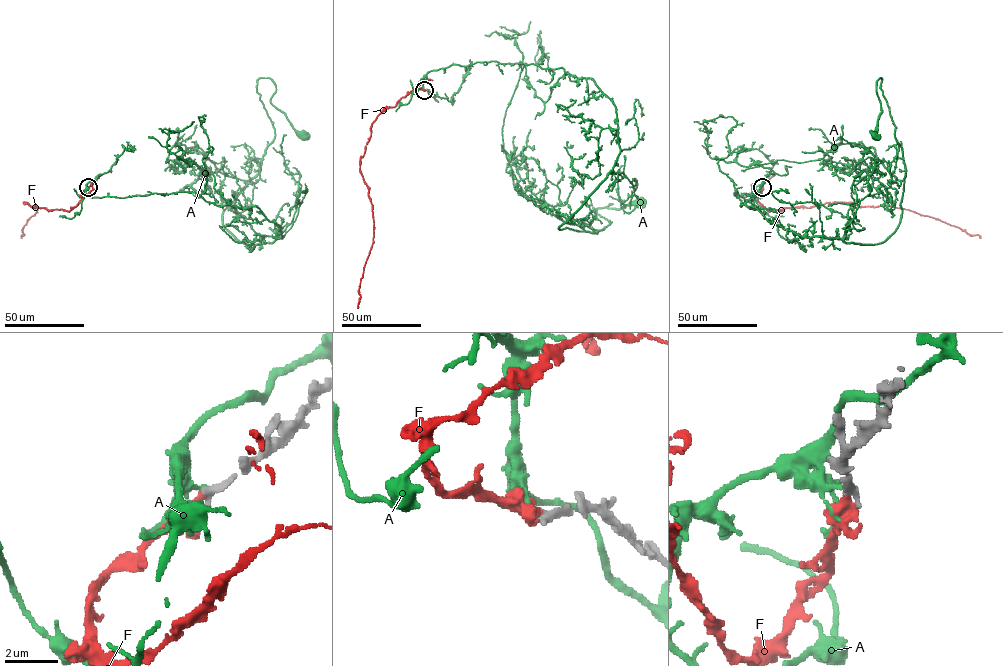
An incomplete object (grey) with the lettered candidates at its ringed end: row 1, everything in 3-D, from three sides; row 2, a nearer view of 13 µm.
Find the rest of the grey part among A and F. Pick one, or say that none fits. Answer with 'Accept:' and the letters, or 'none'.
Accept: F

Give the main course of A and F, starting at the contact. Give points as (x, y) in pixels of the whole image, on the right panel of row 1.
A: (762, 187), (733, 193), (740, 206), (801, 236), (883, 243), (899, 223), (905, 168), (880, 77), (875, 136)
F: (762, 187), (757, 199), (768, 211), (834, 202), (889, 206), (938, 219), (981, 238)

